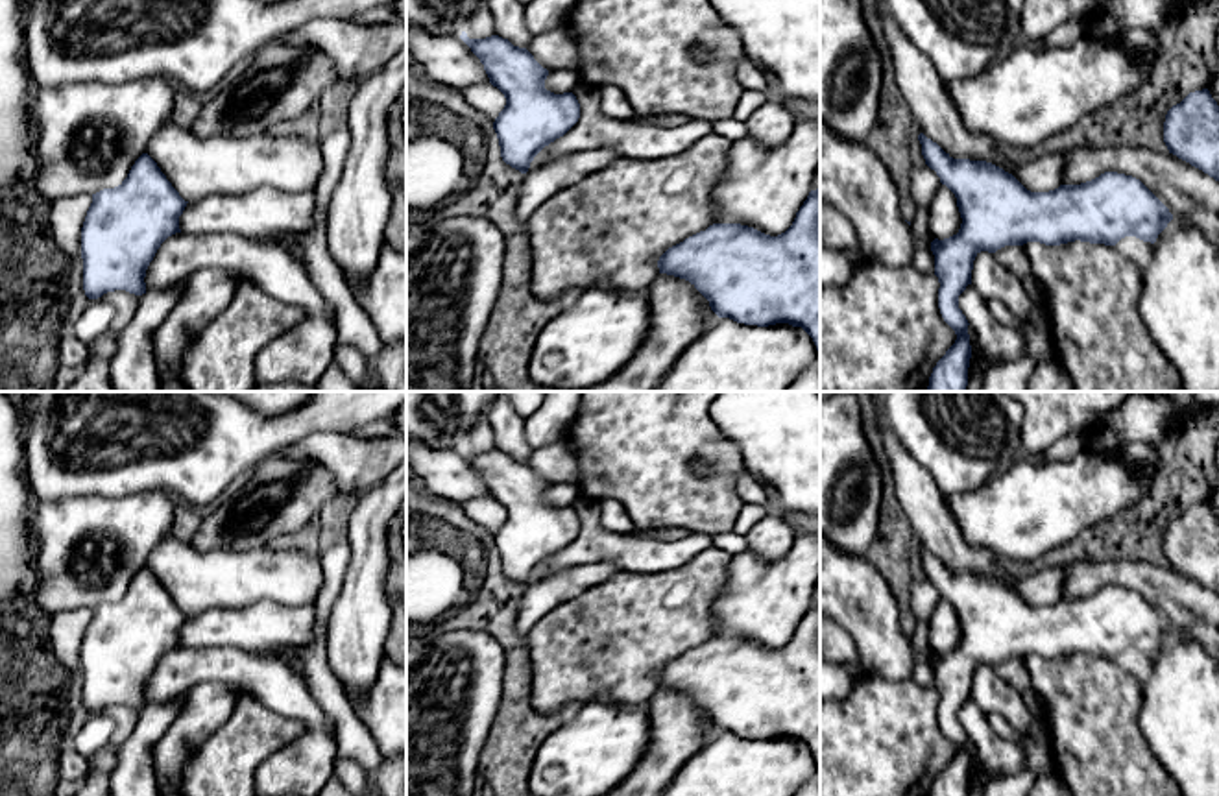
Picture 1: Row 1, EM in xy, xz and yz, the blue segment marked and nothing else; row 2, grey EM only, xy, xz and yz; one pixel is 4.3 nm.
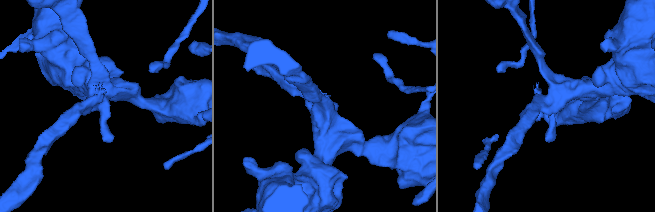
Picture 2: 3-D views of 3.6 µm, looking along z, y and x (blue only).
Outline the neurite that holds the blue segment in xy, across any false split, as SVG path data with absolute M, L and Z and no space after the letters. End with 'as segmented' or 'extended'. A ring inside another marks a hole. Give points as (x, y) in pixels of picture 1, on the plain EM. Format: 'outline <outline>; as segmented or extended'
outline M148 567L135 574L118 600L92 608L92 617L81 641L85 709L98 713L115 704L126 704L135 709L146 707L146 683L161 657L168 650L181 646L179 630L187 617Z; as segmented

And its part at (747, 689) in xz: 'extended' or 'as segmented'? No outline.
as segmented

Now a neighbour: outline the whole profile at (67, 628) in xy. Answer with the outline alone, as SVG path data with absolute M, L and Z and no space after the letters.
M91 608L63 609L52 615L48 645L68 672L81 669L81 641L91 617Z

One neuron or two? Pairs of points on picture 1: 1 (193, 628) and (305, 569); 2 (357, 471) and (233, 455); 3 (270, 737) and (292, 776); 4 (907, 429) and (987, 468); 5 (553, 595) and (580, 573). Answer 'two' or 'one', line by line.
1: two
2: two
3: two
4: one
5: one

